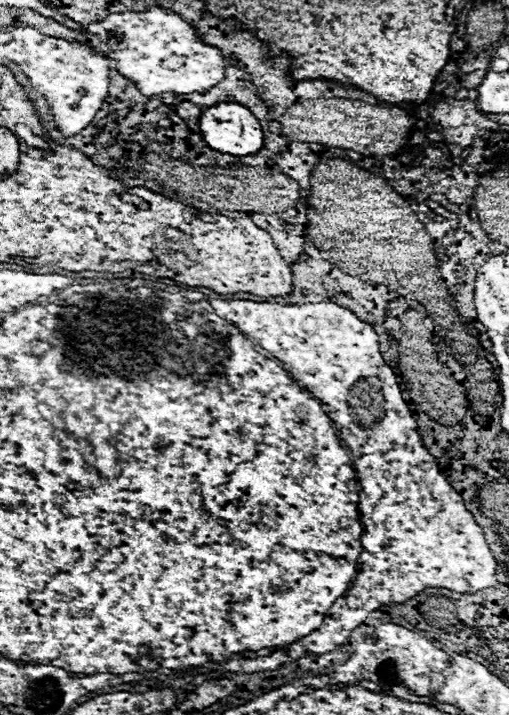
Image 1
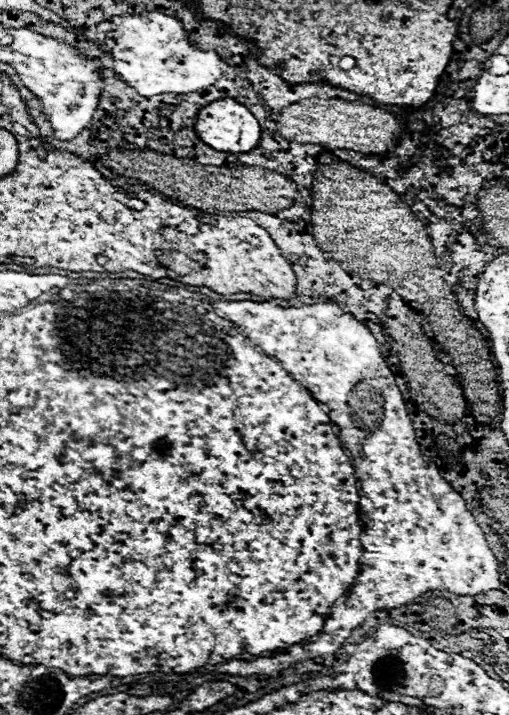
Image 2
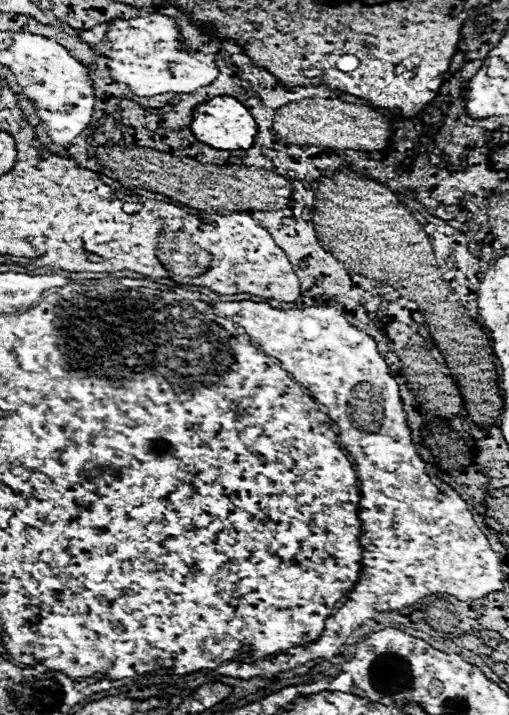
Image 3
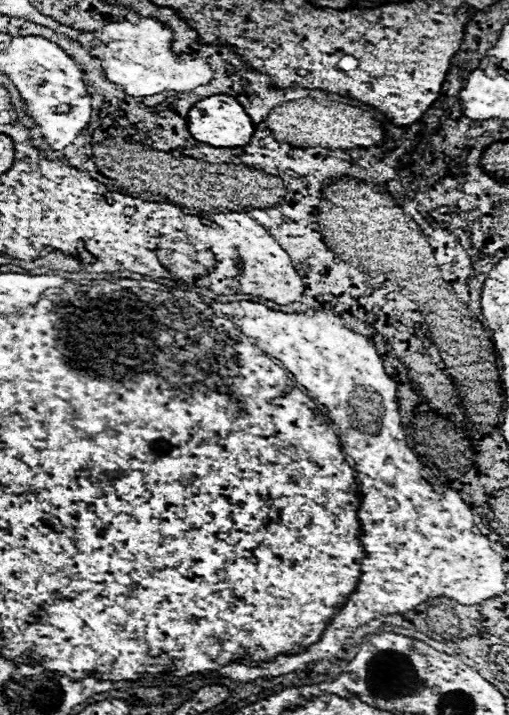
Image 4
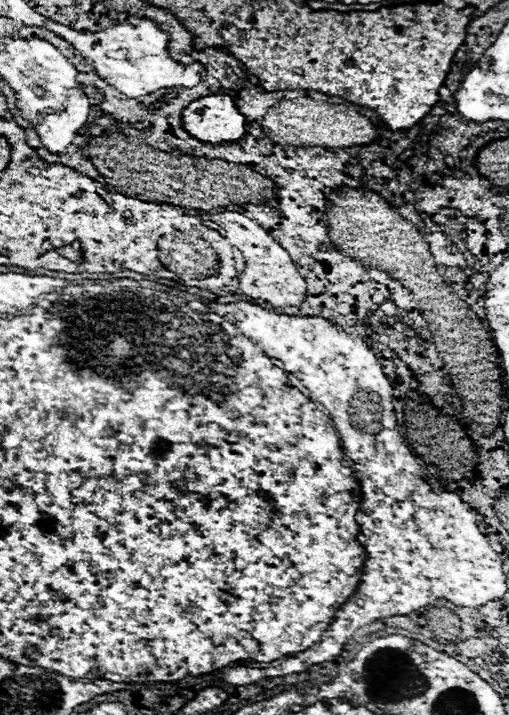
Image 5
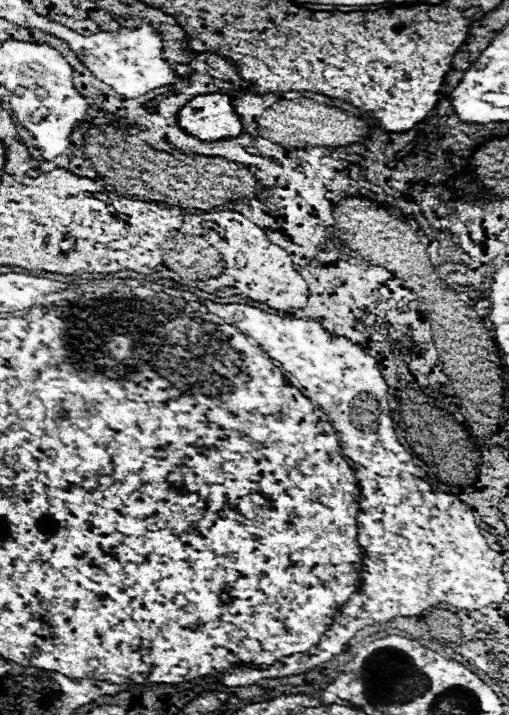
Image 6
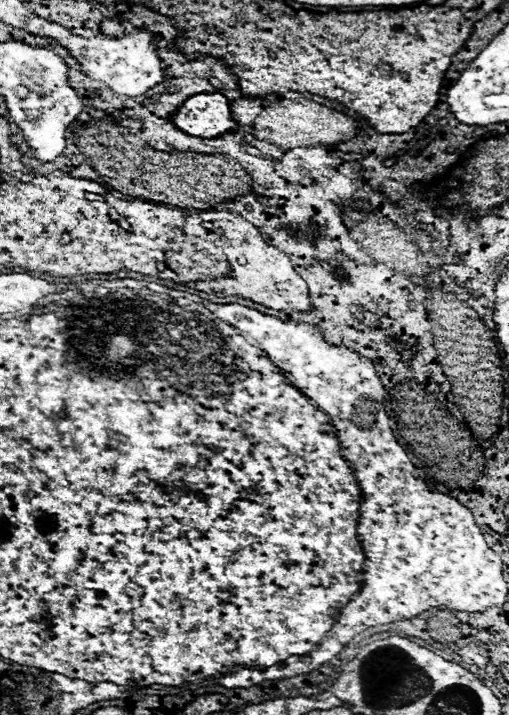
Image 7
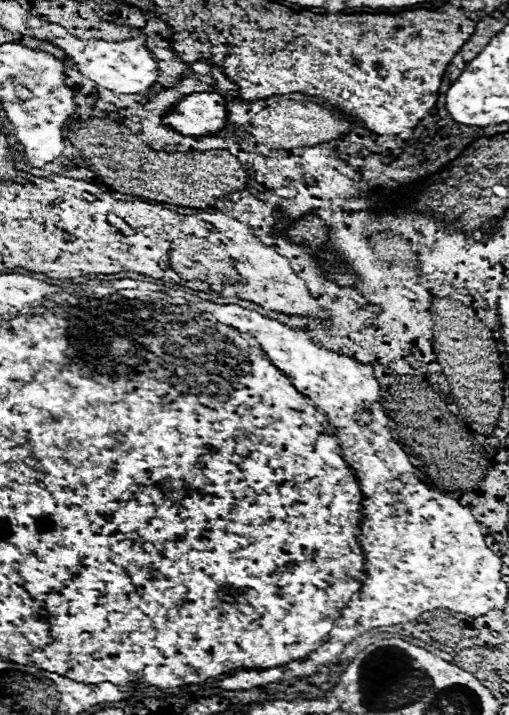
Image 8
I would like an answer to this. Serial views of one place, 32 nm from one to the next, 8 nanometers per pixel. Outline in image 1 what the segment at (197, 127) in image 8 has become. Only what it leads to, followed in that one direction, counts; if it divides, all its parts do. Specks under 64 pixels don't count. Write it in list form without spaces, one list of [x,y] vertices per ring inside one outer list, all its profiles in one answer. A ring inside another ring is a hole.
[[[218,102],[208,106],[200,116],[200,134],[212,150],[232,156],[246,156],[262,148],[262,128],[256,116],[238,102]]]

